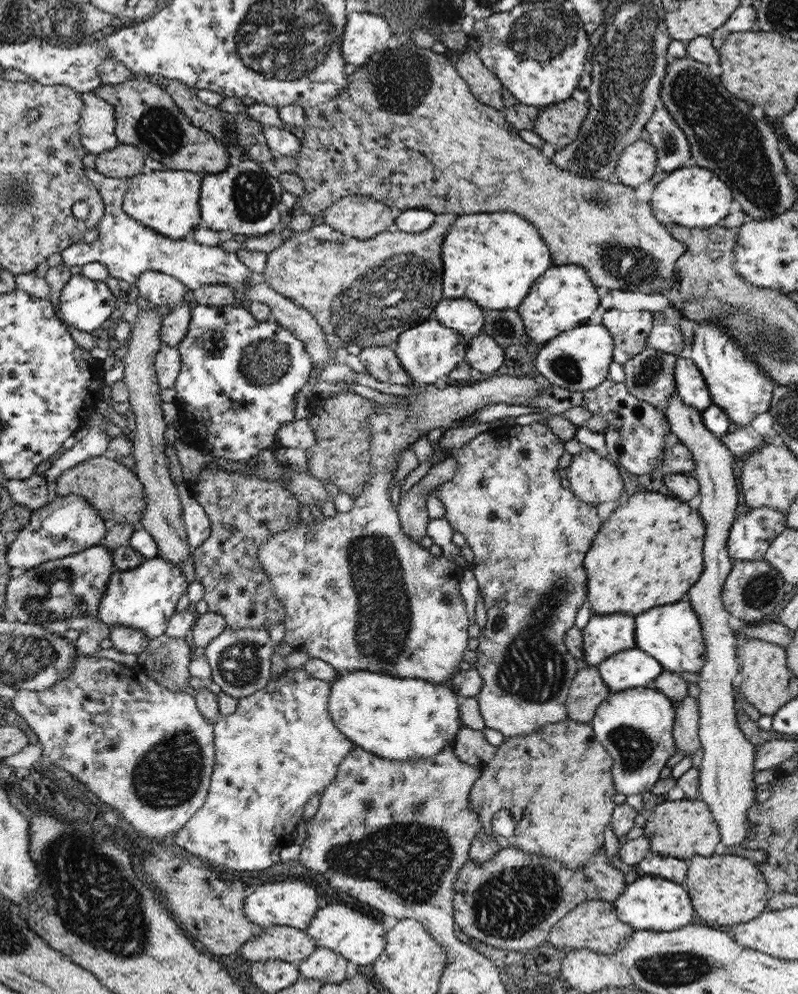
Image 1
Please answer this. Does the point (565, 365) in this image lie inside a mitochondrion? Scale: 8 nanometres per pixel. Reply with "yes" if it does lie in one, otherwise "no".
yes

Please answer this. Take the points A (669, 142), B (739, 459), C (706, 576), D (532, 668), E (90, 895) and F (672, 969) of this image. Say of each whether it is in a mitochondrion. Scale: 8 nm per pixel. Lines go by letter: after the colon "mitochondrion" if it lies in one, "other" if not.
A: mitochondrion
B: other
C: other
D: mitochondrion
E: mitochondrion
F: mitochondrion

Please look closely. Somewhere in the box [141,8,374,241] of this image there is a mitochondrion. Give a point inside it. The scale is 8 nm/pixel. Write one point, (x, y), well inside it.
(252, 194)

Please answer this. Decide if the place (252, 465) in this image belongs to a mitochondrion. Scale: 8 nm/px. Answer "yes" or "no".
no

